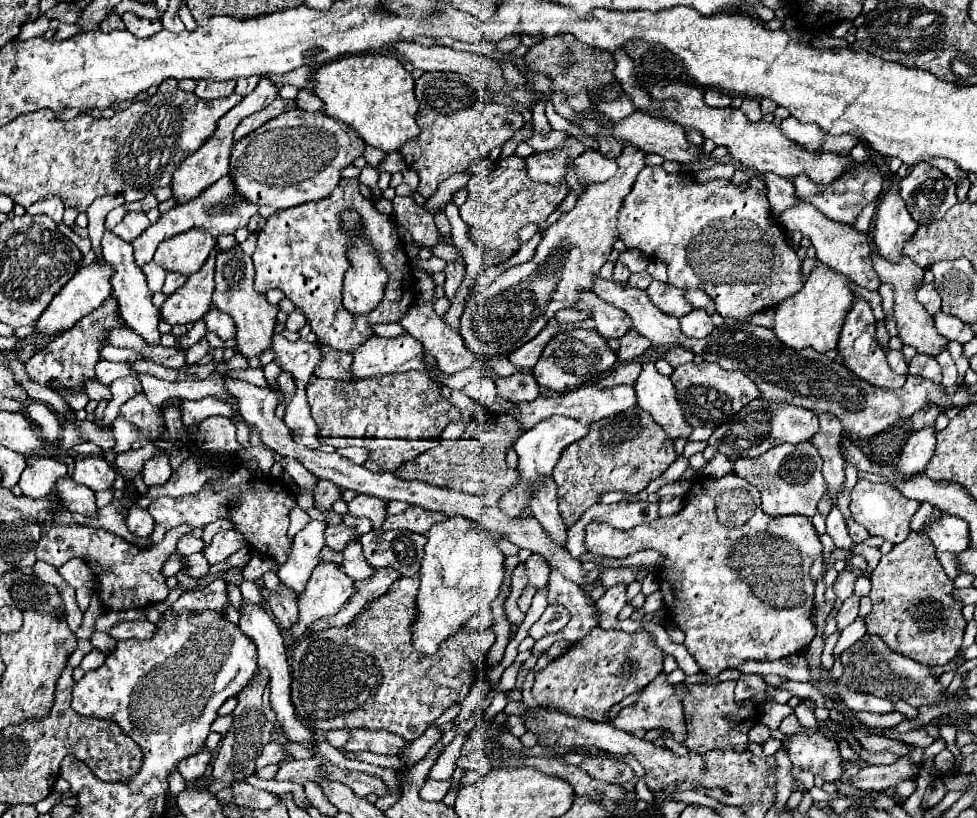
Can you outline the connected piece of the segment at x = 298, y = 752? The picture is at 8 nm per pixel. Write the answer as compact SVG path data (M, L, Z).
M288 743L286 751L290 753L292 759L310 759L312 757L310 749L306 745L302 745L302 743Z

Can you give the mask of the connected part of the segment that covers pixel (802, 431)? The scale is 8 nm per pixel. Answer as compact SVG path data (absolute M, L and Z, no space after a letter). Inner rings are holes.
M754 399L738 415L734 415L734 419L718 427L708 439L708 445L716 447L718 453L724 453L728 457L756 457L782 443L796 445L802 441L810 441L816 435L816 431L818 431L816 413L806 411L804 407L790 407L788 403L770 403Z

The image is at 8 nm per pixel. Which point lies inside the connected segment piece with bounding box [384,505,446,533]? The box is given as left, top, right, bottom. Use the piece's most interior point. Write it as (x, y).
(414, 519)

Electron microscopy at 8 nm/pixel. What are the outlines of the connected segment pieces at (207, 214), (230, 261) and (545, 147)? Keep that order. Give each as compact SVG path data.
M224 175L218 183L210 185L206 191L202 191L202 195L198 195L198 199L192 199L190 203L182 203L178 207L174 207L172 211L164 213L158 217L156 223L152 223L138 239L132 241L134 249L136 249L136 263L142 267L144 263L152 261L152 255L156 251L156 247L178 233L184 233L188 229L206 229L212 237L218 237L222 233L234 233L240 227L248 227L248 221L252 215L258 213L258 205L246 203L242 197L238 197L238 191L234 191L234 183L230 179L230 175Z
M240 245L230 251L220 251L216 255L216 291L212 303L222 313L228 313L236 325L236 341L238 349L244 357L258 357L272 343L272 333L276 327L278 307L266 301L266 295L254 291L254 267L252 257L246 255Z
M550 131L550 135L538 135L534 133L530 139L526 139L524 143L532 145L536 153L542 153L542 151L552 151L552 149L558 149L562 145L566 145L566 133L564 131Z

